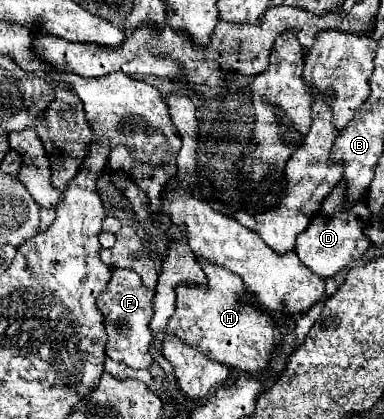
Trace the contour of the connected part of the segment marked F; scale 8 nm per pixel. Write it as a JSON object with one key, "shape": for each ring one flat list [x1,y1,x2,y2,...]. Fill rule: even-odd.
{"shape":[[115,268,105,294,99,296,97,306,103,312,103,322,105,322,105,332,107,332,105,354,111,360,121,362,133,370,149,368,153,364,153,358,149,354,149,344,153,340,149,332,149,320,153,314,151,310,153,292,141,284,139,274,135,274,135,270]]}

